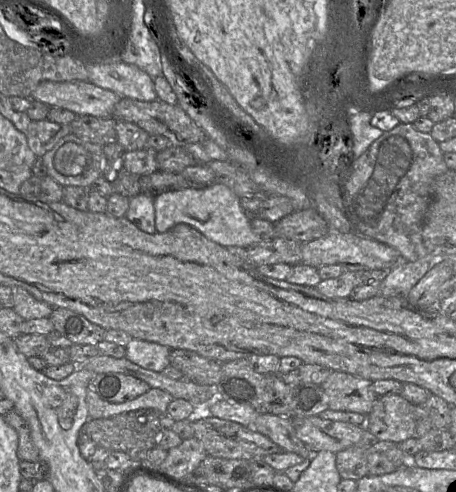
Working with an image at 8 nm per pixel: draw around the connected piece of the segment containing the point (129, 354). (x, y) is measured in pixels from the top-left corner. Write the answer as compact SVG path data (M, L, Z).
M132 338L125 349L125 357L142 368L162 372L170 365L171 349L164 345Z

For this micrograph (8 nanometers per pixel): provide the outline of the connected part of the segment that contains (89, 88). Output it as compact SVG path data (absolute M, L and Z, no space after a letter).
M43 81L32 92L32 100L49 107L61 107L76 115L112 117L120 97L89 81Z

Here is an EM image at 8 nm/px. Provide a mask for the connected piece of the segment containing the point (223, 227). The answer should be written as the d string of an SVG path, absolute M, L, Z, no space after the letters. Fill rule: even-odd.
M213 183L203 188L186 188L169 190L154 198L156 232L164 233L177 224L187 224L198 230L209 240L223 247L248 247L258 243L258 238L251 229L251 220L244 213L240 197L229 187L221 183Z

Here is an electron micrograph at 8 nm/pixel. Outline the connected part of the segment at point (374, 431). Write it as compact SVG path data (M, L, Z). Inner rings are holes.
M401 395L378 397L366 417L365 427L378 442L399 445L415 436L414 405Z

